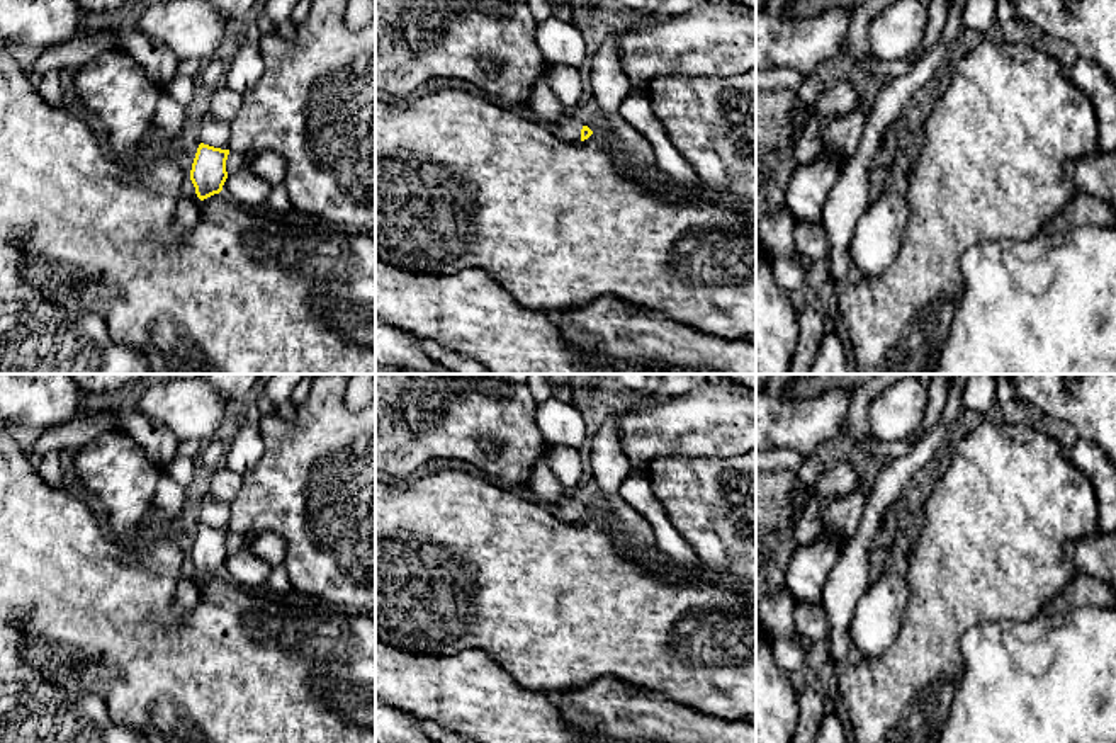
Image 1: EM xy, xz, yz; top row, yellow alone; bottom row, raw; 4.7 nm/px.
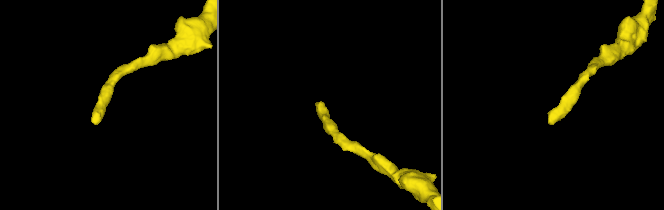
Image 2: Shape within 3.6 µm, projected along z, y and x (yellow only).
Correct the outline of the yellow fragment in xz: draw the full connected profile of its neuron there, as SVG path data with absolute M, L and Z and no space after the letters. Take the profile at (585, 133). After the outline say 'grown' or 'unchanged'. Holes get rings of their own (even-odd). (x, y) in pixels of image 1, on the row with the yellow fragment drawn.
M561 114L552 121L544 121L545 128L561 141L576 143L588 139L593 131L578 117Z; grown

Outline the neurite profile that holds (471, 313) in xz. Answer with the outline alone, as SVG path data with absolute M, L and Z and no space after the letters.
M375 258L375 315L420 340L433 340L455 354L479 360L493 374L613 374L608 357L583 355L561 332L550 311L525 308L482 269L416 274Z

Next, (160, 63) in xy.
M85 26L73 39L51 46L37 58L31 75L39 78L51 70L83 66L116 44L126 49L160 87L166 87L178 75L180 58L166 46L139 31L121 34L105 26L99 29Z

